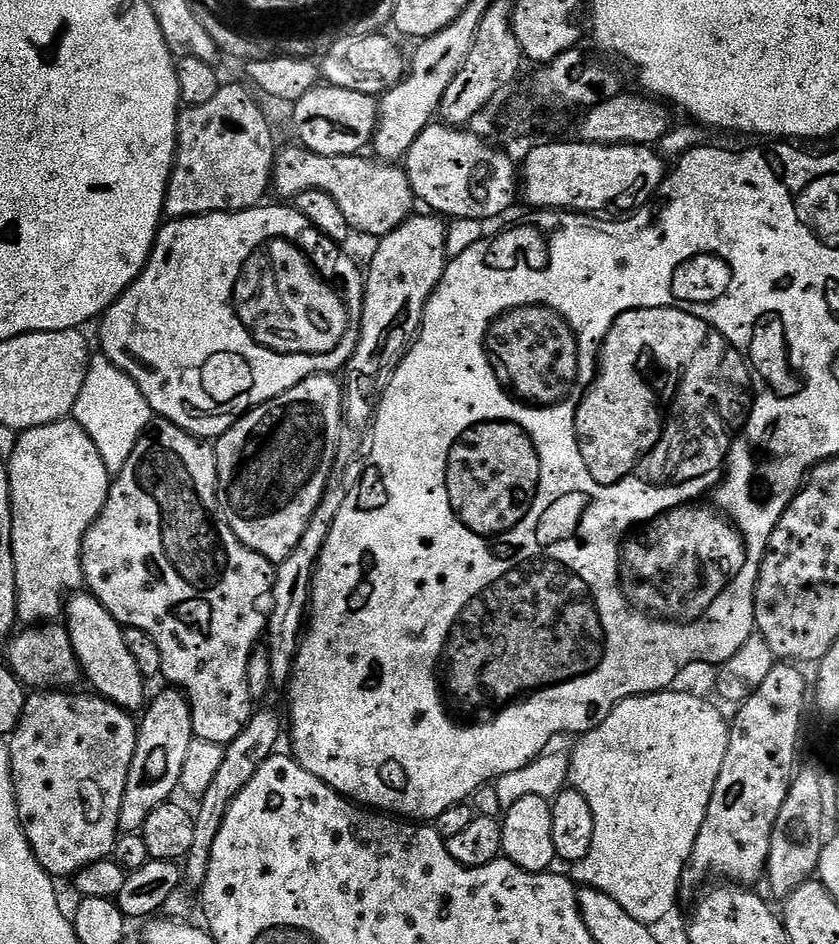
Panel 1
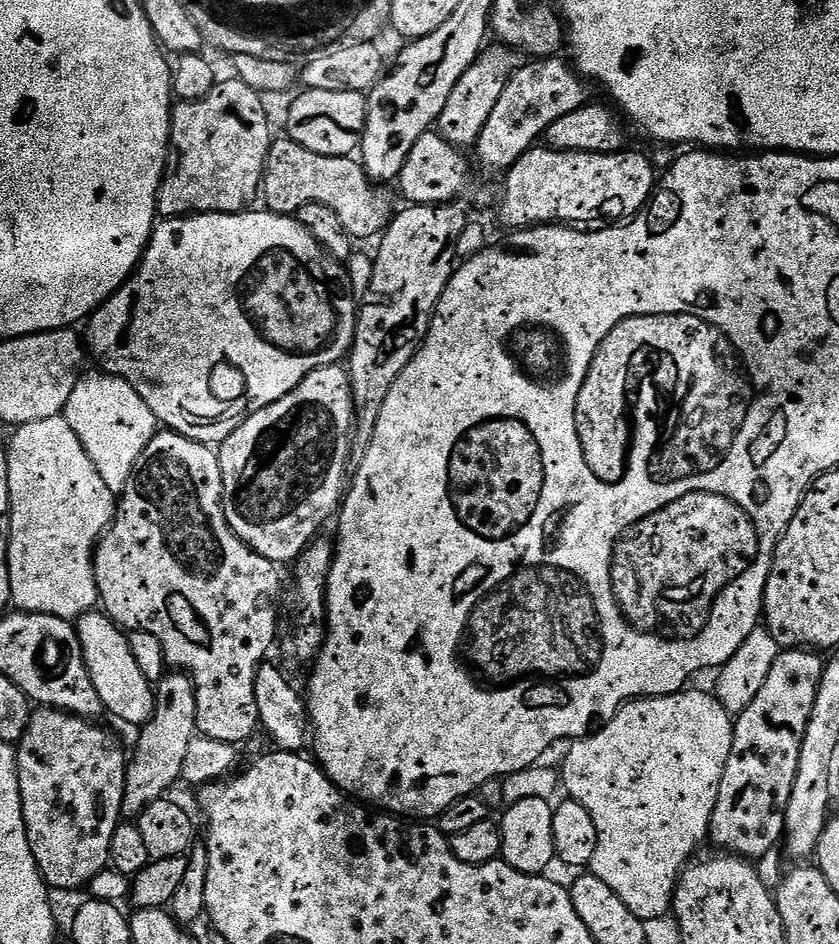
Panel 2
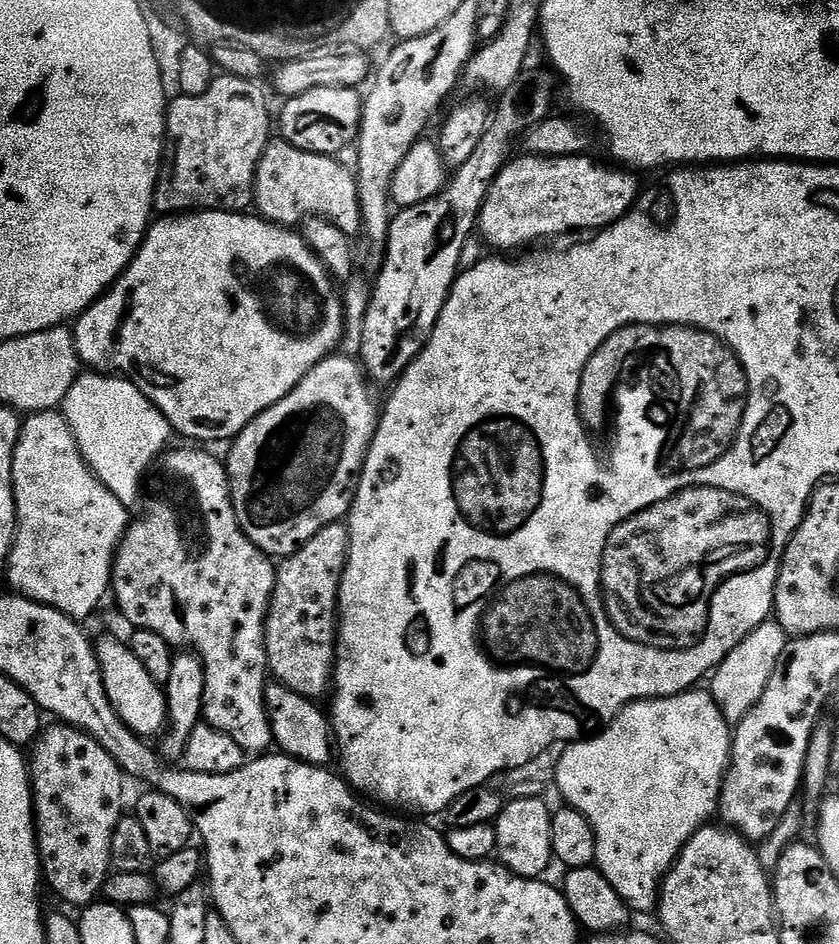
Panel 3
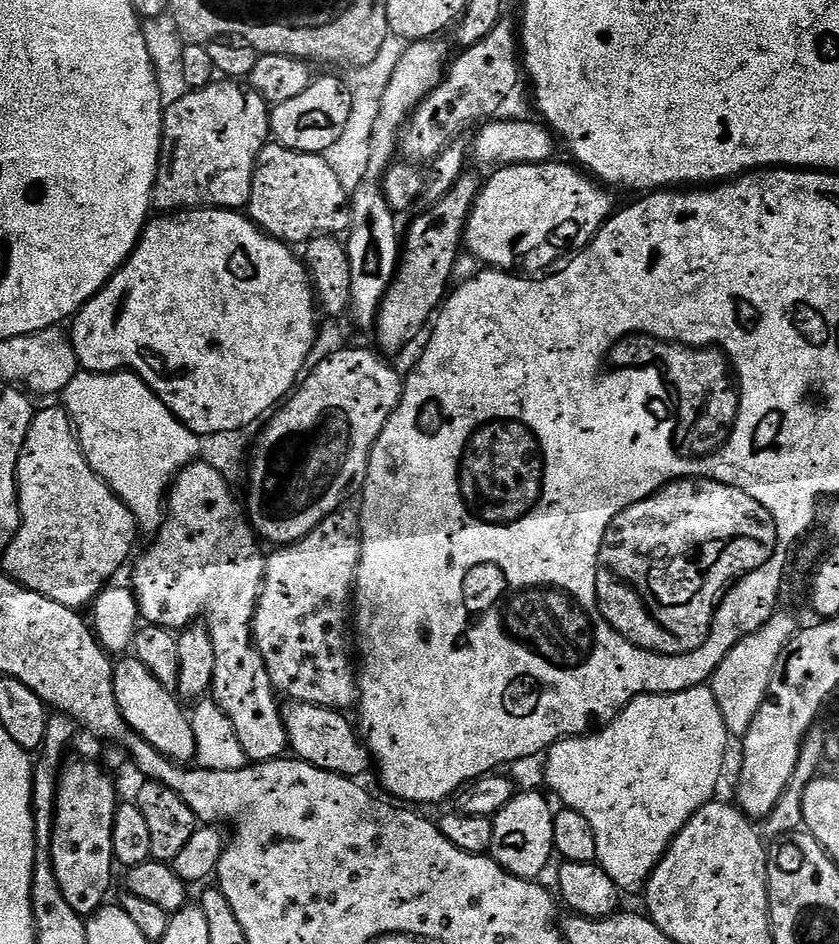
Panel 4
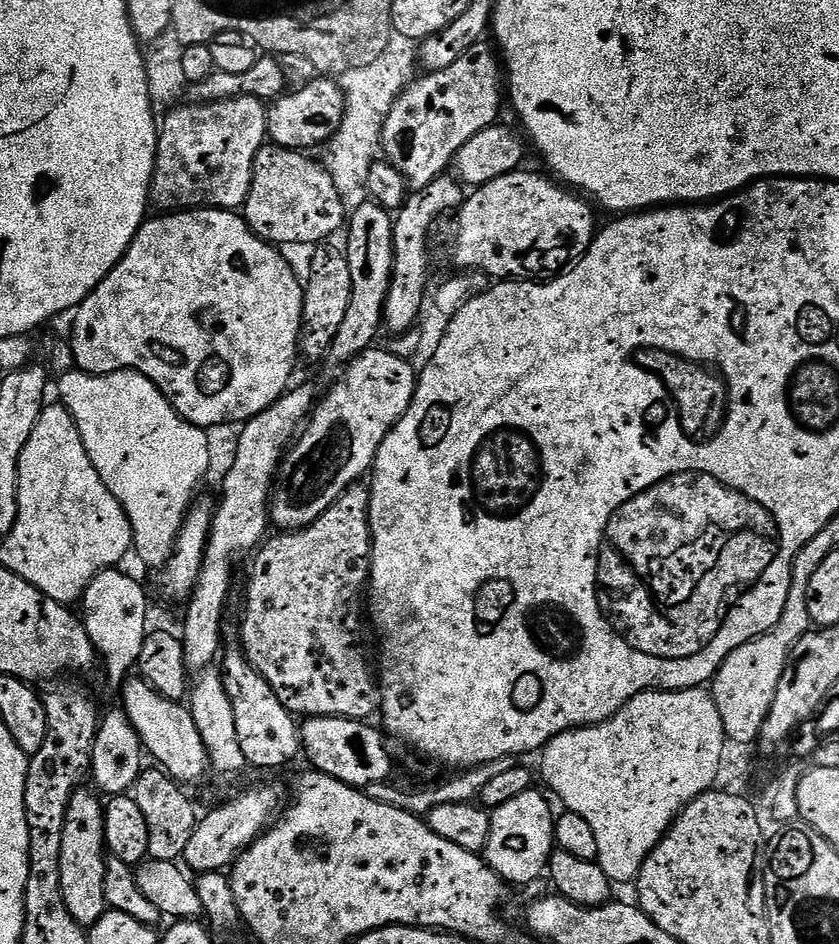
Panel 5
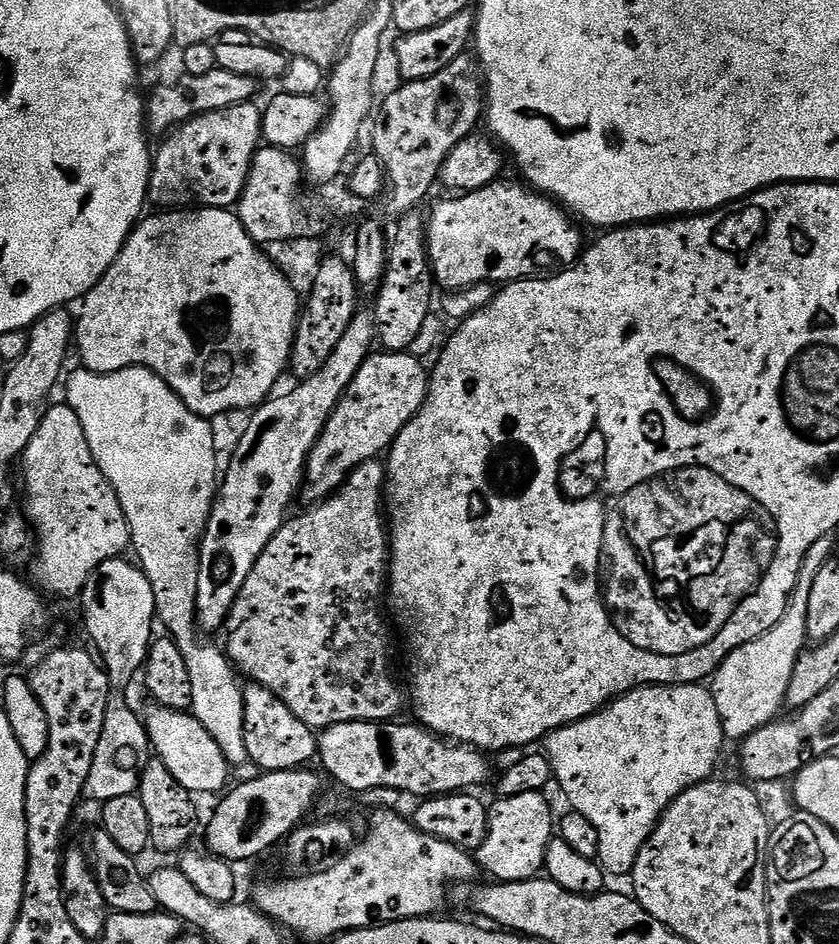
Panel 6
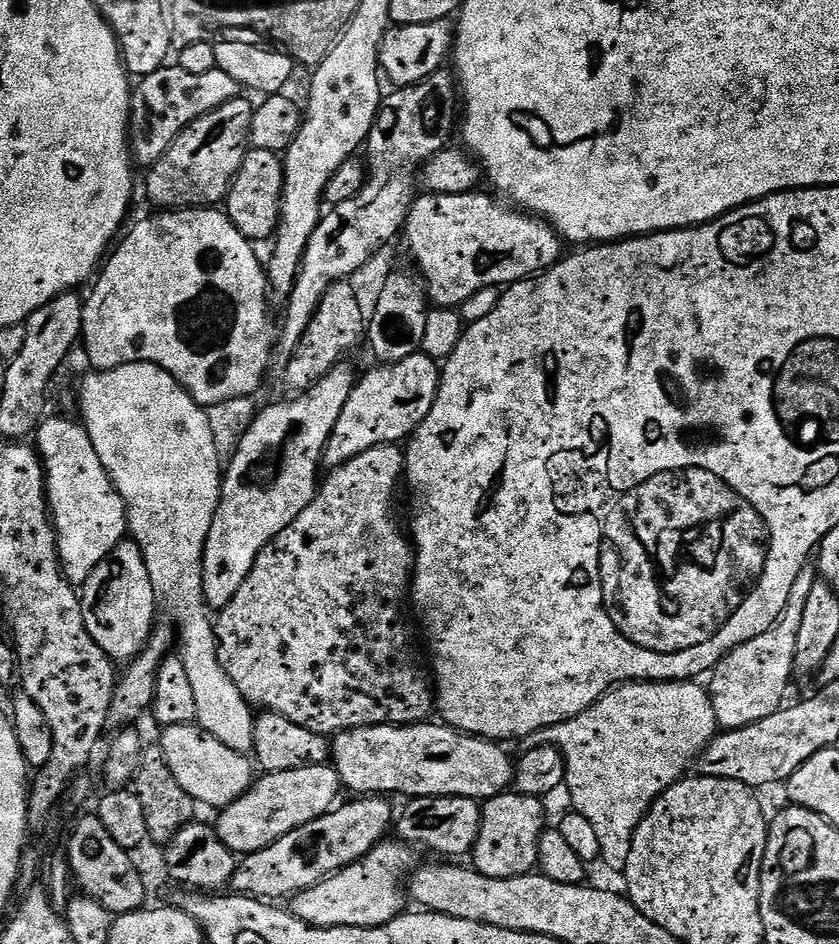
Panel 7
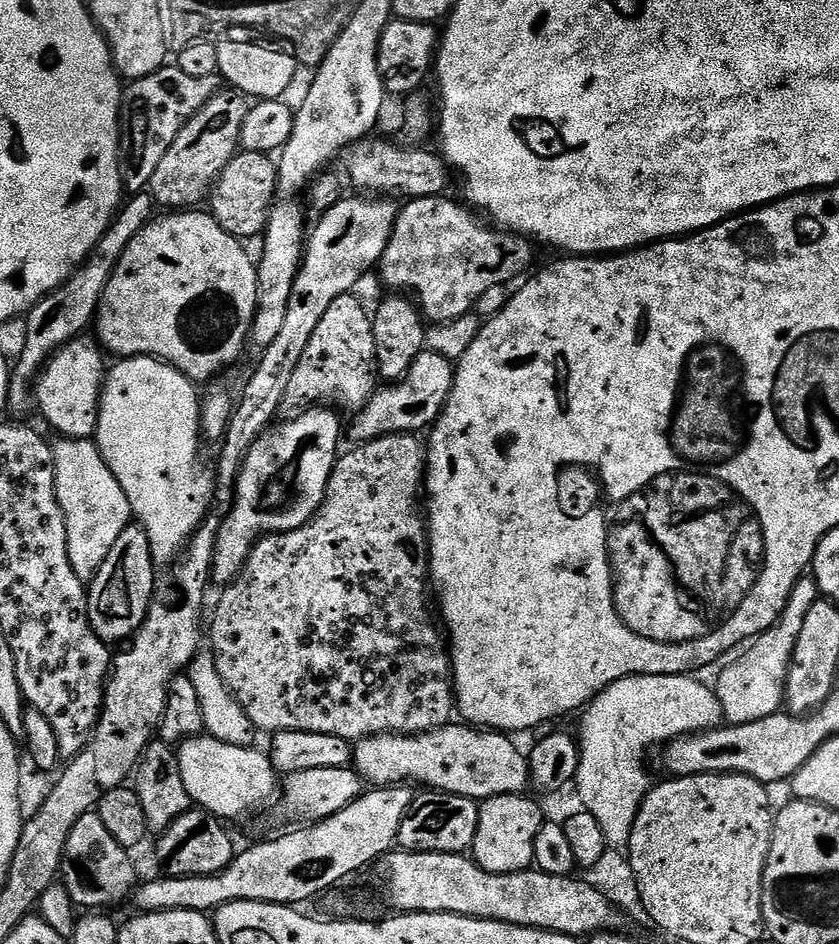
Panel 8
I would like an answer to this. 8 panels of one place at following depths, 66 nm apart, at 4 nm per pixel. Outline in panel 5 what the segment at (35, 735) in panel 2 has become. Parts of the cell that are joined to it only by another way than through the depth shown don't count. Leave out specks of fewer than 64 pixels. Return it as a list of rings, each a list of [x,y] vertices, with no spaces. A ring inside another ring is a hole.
[[[81,786],[70,798],[70,806],[66,810],[66,826],[62,830],[62,898],[66,898],[66,910],[82,926],[91,926],[109,911],[108,899],[104,897],[106,882],[106,866],[109,857],[106,855],[104,841],[105,805],[101,797],[91,787]]]

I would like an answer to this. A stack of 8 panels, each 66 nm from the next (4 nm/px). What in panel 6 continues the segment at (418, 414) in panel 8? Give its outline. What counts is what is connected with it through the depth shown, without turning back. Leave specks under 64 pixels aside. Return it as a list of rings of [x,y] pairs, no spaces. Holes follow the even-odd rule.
[[[377,351],[368,357],[366,362],[354,374],[354,382],[344,391],[344,396],[338,402],[338,406],[330,414],[318,442],[312,447],[312,453],[308,455],[308,467],[306,479],[302,485],[302,500],[304,496],[305,505],[315,506],[321,500],[328,499],[333,492],[337,492],[344,485],[344,480],[358,466],[362,466],[367,460],[383,457],[391,448],[392,443],[398,438],[398,434],[422,410],[428,393],[429,369],[425,361],[414,355],[411,351],[386,352]]]

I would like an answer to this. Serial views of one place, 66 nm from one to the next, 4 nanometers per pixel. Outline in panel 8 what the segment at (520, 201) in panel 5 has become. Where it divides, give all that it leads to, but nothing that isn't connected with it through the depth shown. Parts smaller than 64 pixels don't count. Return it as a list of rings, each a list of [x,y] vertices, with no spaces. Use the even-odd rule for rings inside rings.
[[[441,194],[408,200],[405,208],[401,207],[396,213],[394,230],[378,265],[378,273],[380,272],[388,290],[396,294],[413,292],[417,300],[415,303],[425,321],[433,325],[448,323],[471,313],[476,307],[476,299],[486,294],[490,286],[511,285],[515,276],[523,277],[532,264],[532,248],[534,249],[533,241],[485,222],[471,207],[463,203],[455,204],[448,198]]]

